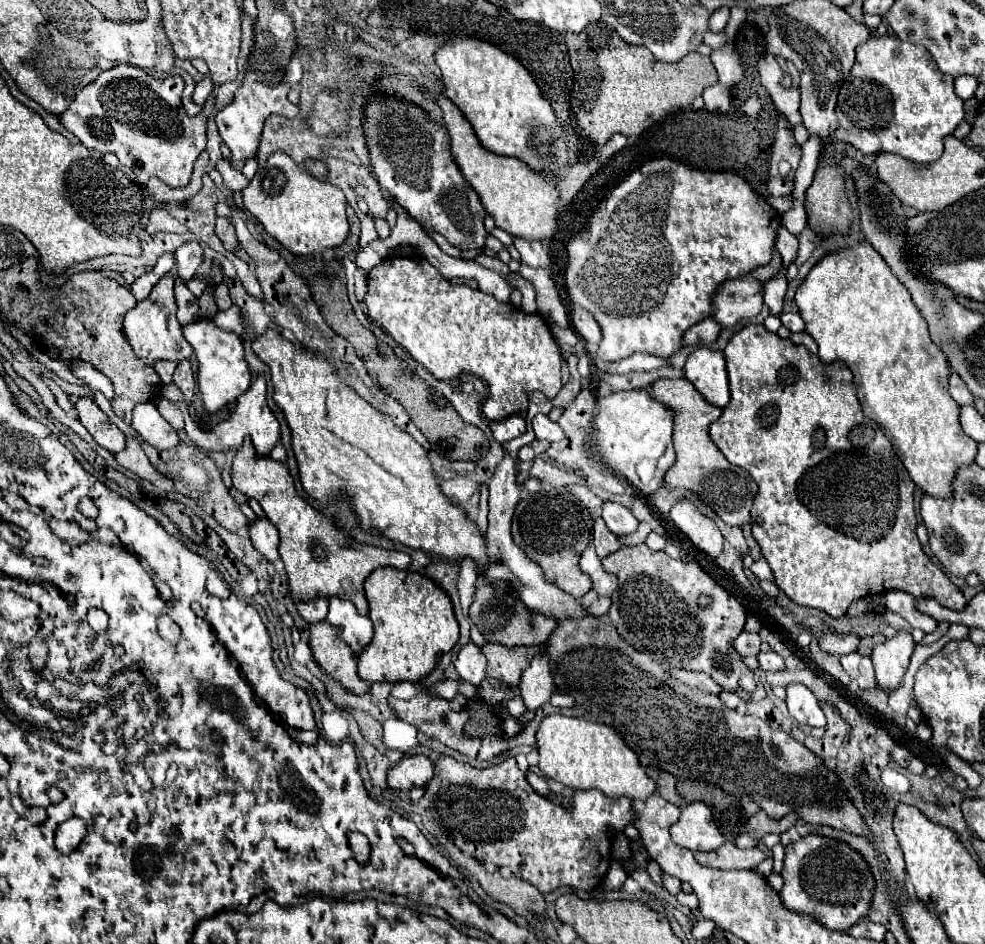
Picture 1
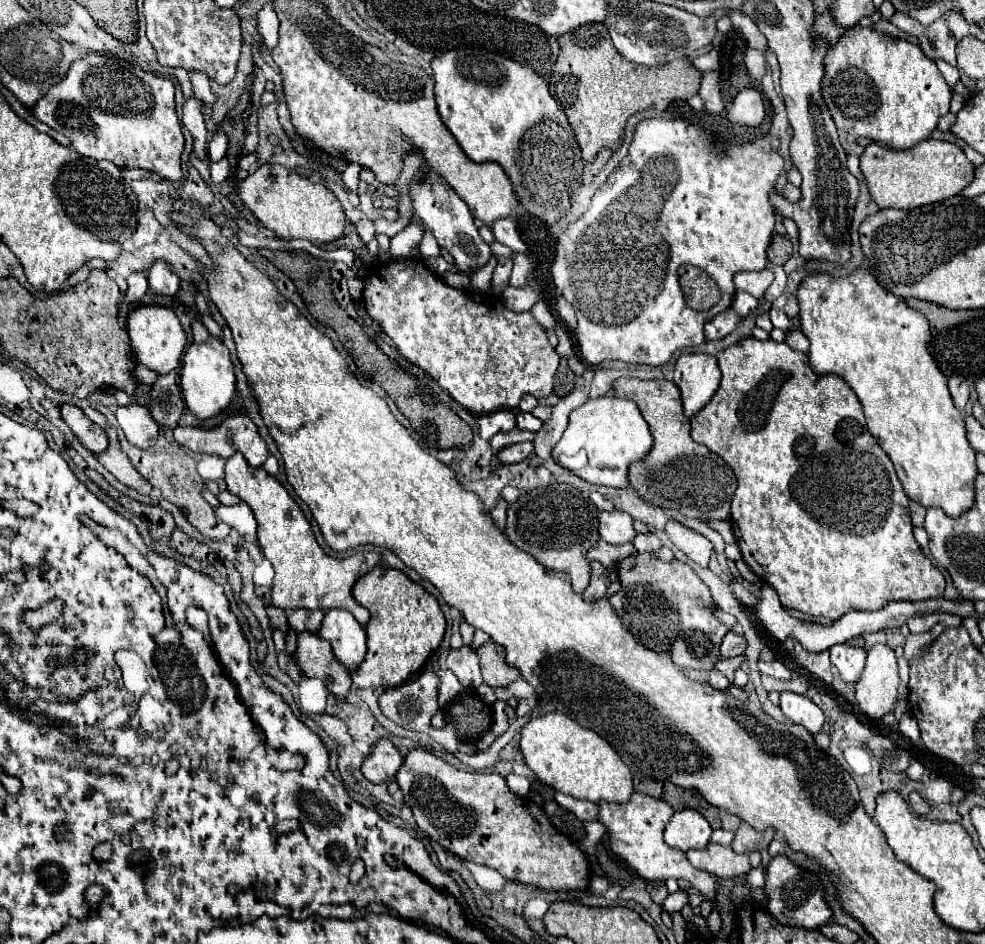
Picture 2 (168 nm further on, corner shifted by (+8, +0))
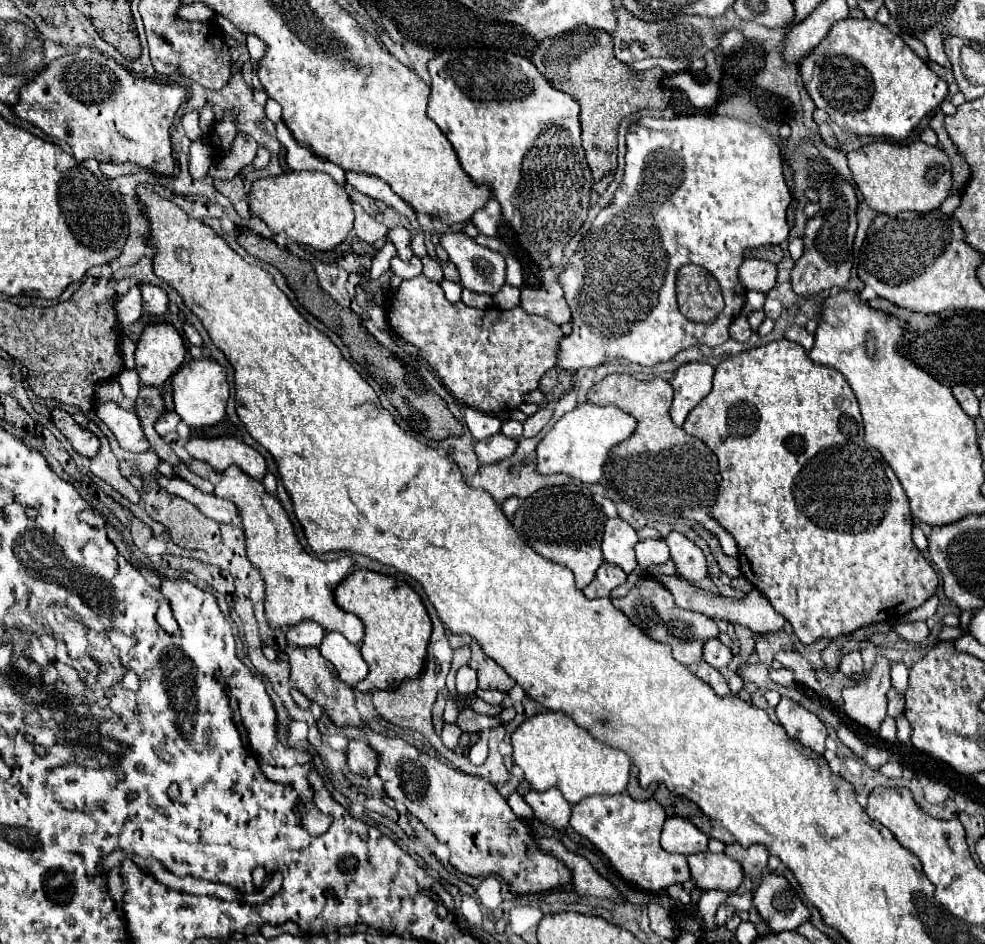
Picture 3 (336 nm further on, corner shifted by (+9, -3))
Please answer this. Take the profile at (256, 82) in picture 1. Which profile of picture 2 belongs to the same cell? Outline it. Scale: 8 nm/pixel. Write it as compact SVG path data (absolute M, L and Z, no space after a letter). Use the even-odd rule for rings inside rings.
M221 130L211 136L211 140L207 142L207 150L209 150L211 162L217 162L217 160L221 160L221 158L225 156L227 144L229 144L229 138L227 138L227 134L221 132Z

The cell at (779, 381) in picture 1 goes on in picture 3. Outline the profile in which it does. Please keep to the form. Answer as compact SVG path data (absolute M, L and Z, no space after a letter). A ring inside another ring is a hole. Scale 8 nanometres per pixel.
M786 339L768 343L764 347L752 349L750 353L742 353L734 359L720 363L714 373L712 391L688 413L684 421L684 431L702 439L718 457L722 485L718 489L716 503L710 507L710 517L714 517L736 539L740 549L738 561L744 577L760 593L766 595L766 599L780 615L786 617L796 637L804 645L810 645L818 639L836 639L872 623L882 623L882 621L894 623L902 619L904 613L920 607L926 599L930 599L938 587L936 571L930 567L930 563L922 557L922 553L912 543L912 515L910 515L908 499L900 487L900 481L896 479L894 471L884 463L884 457L876 449L866 447L862 429L864 427L862 427L858 401L844 375L834 367L814 363L798 343Z

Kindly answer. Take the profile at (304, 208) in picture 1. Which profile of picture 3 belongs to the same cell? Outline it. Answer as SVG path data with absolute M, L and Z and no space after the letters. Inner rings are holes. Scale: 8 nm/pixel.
M290 171L252 183L250 209L274 231L286 233L296 243L310 245L318 251L330 251L340 245L352 231L354 211L350 197L330 175L320 171Z

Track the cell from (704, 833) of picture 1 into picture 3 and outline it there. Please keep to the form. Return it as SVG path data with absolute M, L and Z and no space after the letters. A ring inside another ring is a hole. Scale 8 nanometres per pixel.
M670 817L664 823L660 845L666 853L692 855L708 849L708 837L682 817Z

